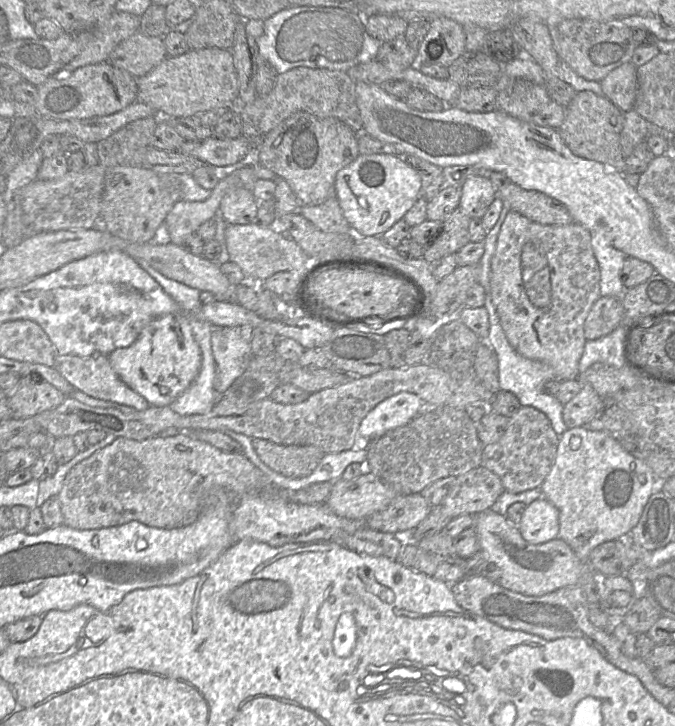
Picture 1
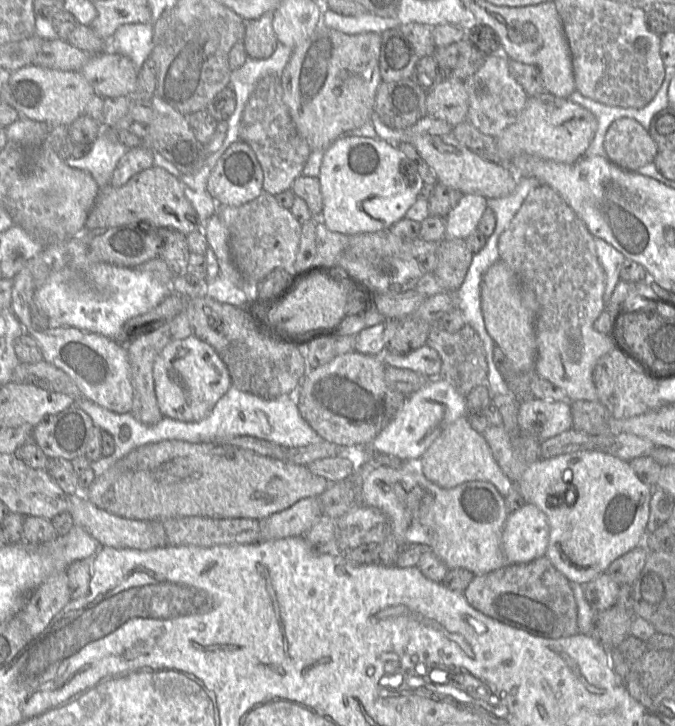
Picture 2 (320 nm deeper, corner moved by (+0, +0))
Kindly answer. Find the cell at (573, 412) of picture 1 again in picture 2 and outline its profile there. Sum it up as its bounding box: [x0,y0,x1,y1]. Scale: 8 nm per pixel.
[517,398,572,442]

